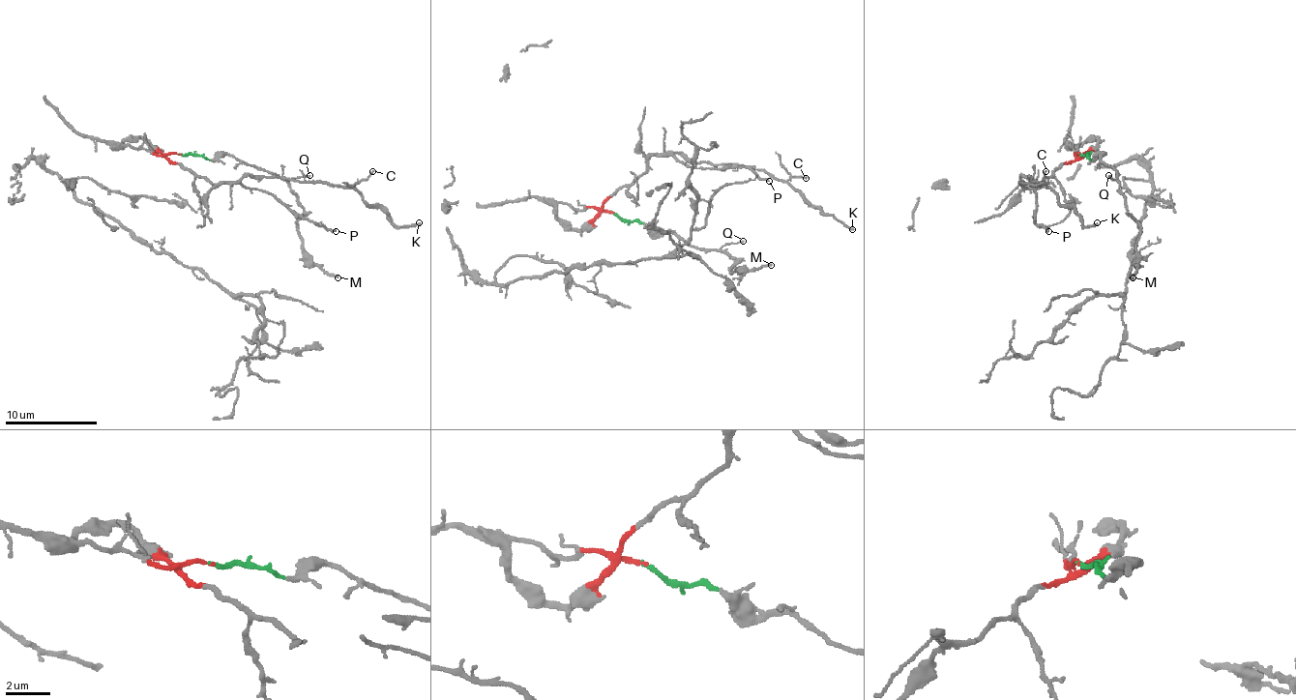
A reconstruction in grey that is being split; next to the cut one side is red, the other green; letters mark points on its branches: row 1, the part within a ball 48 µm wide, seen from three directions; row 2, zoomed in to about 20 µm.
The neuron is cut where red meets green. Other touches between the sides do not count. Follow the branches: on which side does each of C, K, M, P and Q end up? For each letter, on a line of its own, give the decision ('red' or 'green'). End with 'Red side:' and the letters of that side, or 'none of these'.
C: red
K: red
M: green
P: red
Q: green
Red side: C, K, P

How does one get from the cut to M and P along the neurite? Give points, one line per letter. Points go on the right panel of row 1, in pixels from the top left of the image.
M: (1081, 155), (1088, 155), (1090, 160), (1100, 155), (1116, 174), (1128, 211), (1136, 224), (1132, 277)
P: (1081, 155), (1079, 153), (1037, 186), (1023, 183), (1035, 189), (1035, 222), (1048, 231)

